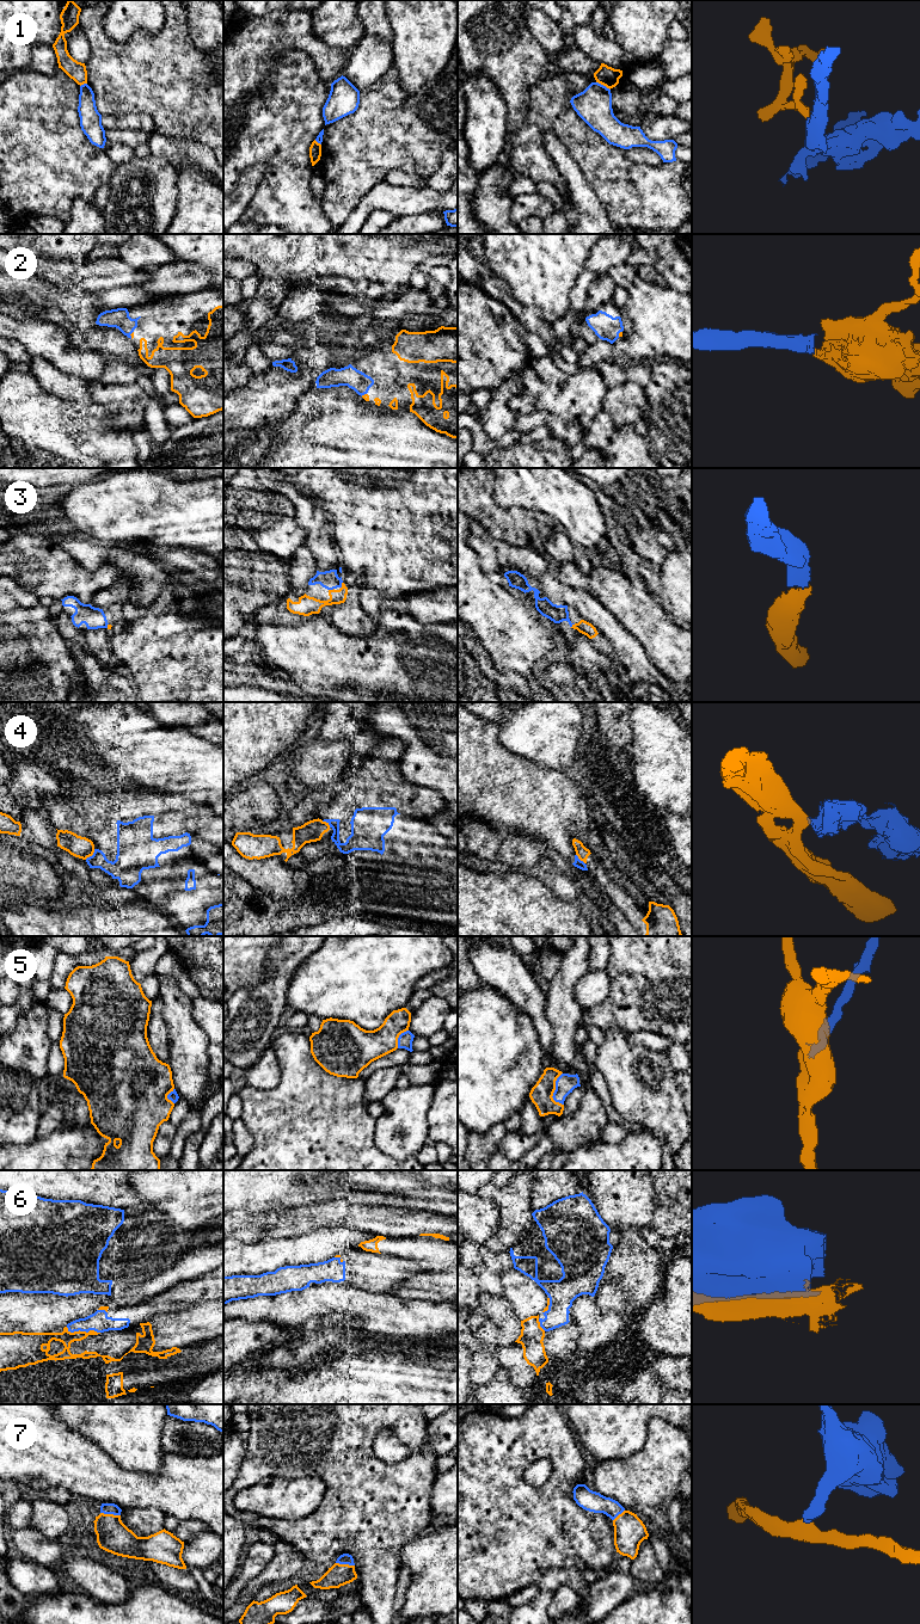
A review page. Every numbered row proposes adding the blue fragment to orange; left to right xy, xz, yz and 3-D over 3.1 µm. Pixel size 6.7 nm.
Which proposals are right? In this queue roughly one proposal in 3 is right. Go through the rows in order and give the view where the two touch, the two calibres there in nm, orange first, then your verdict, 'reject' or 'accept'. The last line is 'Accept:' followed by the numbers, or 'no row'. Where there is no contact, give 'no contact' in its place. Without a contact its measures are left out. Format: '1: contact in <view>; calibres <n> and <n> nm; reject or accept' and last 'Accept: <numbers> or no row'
1: contact in yz; calibres 140 and 240 nm; reject
2: contact in xy; calibres 20 and 130 nm; accept
3: contact in xz; calibres 110 and 130 nm; accept
4: contact in xy; calibres 140 and 180 nm; reject
5: contact in yz; calibres 150 and 140 nm; accept
6: contact in xy; calibres 90 and 140 nm; reject
7: contact in xy; calibres 220 and 80 nm; accept
Accept: 2, 3, 5, 7

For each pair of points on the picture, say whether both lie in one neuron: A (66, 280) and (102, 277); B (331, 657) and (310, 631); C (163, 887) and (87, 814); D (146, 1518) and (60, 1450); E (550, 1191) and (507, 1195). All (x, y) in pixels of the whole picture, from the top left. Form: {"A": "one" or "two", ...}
{"A": "one", "B": "one", "C": "one", "D": "two", "E": "two"}

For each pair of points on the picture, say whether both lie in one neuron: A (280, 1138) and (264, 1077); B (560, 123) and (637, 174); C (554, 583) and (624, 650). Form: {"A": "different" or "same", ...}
{"A": "different", "B": "same", "C": "same"}

